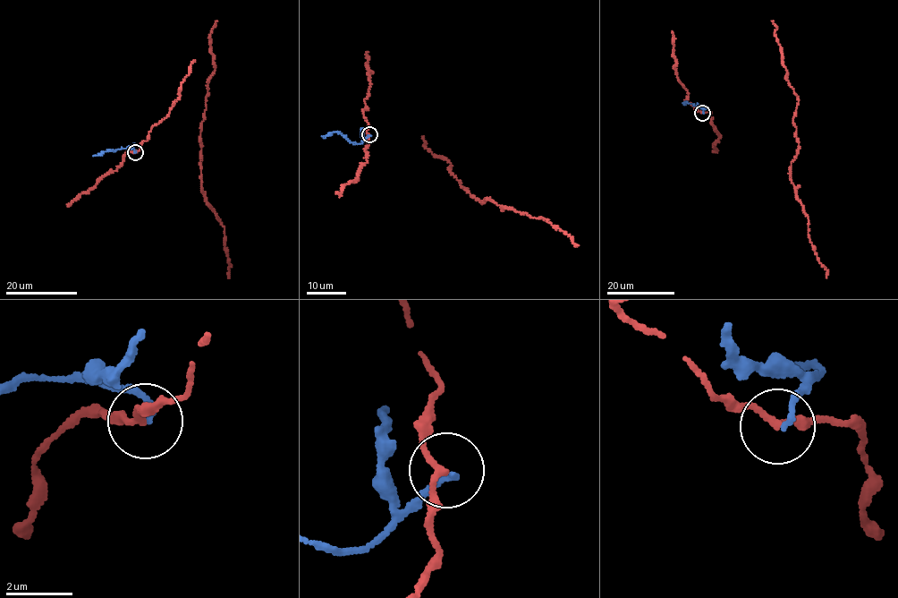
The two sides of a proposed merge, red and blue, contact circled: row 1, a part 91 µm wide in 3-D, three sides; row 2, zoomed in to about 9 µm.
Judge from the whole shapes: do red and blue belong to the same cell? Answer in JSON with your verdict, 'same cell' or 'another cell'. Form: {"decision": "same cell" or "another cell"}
{"decision": "another cell"}

